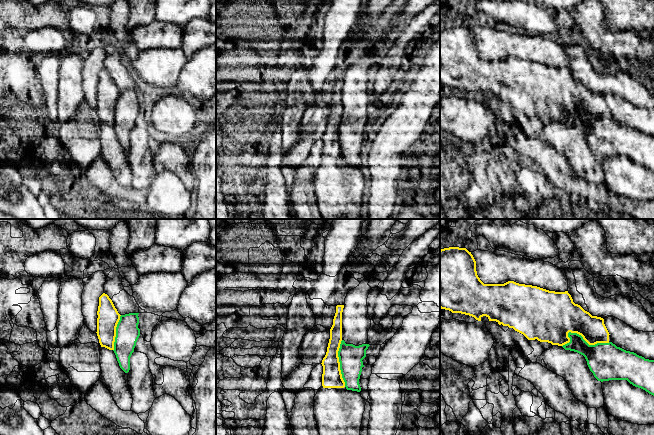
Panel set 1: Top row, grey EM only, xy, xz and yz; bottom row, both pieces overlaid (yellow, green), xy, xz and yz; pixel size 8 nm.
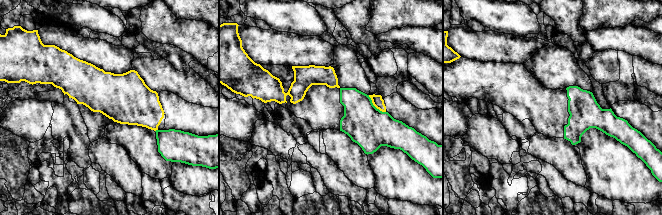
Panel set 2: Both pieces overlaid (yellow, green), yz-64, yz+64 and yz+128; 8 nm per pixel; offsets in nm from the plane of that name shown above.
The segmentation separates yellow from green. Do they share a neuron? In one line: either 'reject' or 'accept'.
reject

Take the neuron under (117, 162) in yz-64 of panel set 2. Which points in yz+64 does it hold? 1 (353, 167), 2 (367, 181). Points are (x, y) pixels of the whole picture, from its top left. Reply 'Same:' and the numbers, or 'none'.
Same: none

